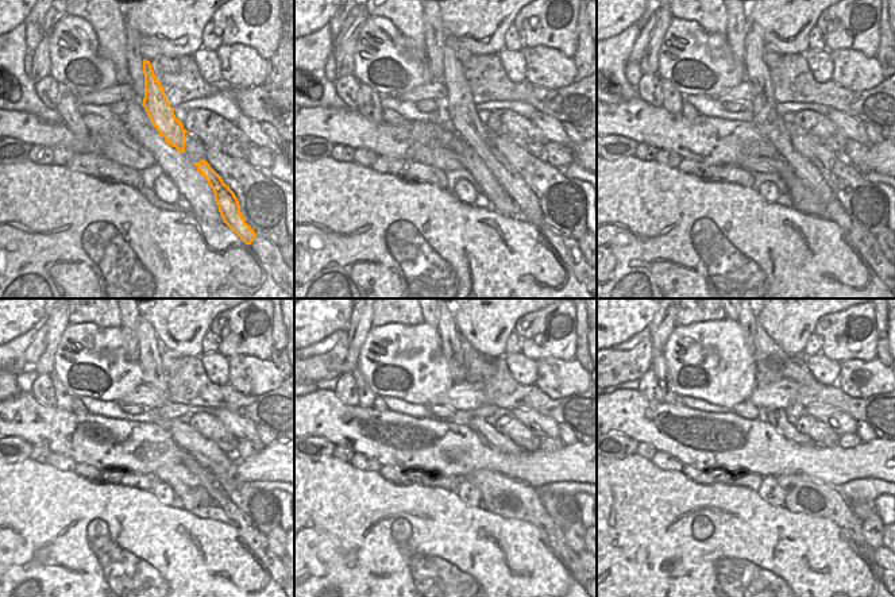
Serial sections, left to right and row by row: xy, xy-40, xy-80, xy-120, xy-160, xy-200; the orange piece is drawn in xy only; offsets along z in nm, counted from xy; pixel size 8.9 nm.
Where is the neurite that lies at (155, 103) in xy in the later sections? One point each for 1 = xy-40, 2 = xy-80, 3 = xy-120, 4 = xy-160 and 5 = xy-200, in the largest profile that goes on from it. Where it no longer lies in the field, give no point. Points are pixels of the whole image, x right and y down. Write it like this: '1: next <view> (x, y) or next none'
1: next xy-40 (462, 116)
2: next xy-80 (766, 119)
3: next xy-120 (154, 374)
4: next xy-160 (451, 349)
5: next xy-200 (749, 326)

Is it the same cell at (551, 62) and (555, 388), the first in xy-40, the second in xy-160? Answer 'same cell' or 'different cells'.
same cell

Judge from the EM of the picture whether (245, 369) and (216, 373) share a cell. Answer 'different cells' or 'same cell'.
different cells

